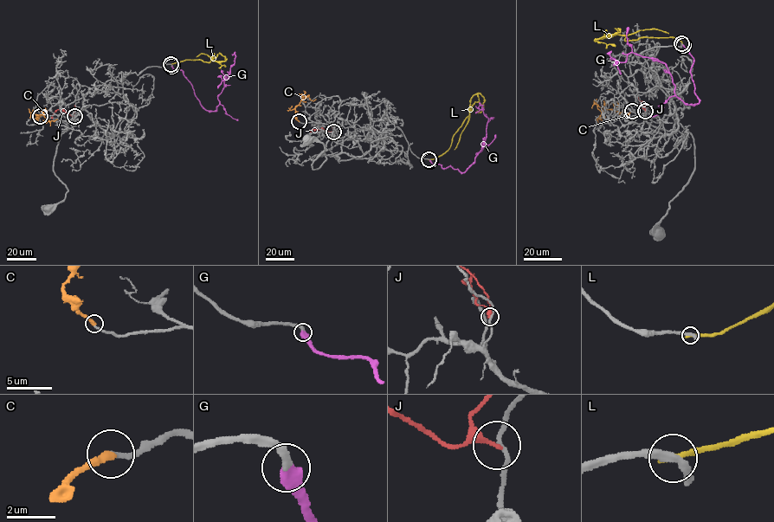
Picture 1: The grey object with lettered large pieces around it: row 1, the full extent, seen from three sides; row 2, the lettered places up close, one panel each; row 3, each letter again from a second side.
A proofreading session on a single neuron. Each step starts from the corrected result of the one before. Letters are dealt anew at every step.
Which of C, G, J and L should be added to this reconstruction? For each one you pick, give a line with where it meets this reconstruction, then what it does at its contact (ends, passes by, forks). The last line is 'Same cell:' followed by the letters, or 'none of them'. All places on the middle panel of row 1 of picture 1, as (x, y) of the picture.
C: meets grey at (299, 121); it ends there
G: meets grey at (429, 160); it ends there
Same cell: C, G

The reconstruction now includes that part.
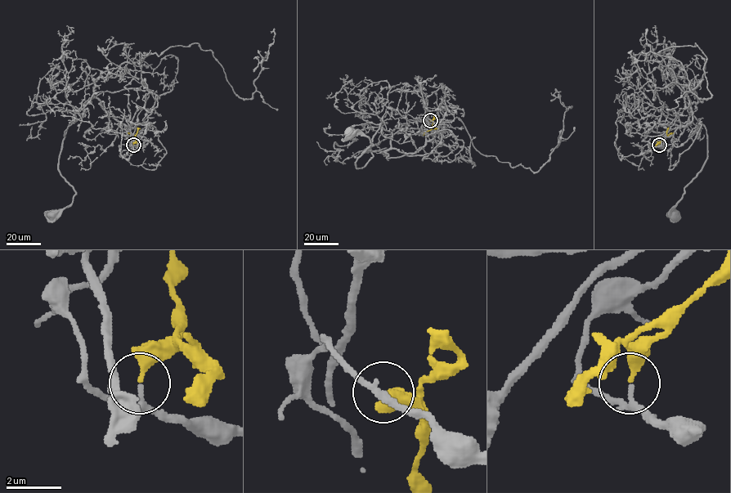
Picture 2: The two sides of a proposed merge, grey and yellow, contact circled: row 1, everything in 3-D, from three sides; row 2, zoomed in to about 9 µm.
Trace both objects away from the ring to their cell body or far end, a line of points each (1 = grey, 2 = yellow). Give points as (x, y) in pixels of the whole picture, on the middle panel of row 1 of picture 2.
1: (430, 119), (434, 139), (446, 145), (388, 159), (373, 151), (362, 168), (356, 161), (373, 145), (350, 132)
2: (430, 119), (432, 127), (423, 135)

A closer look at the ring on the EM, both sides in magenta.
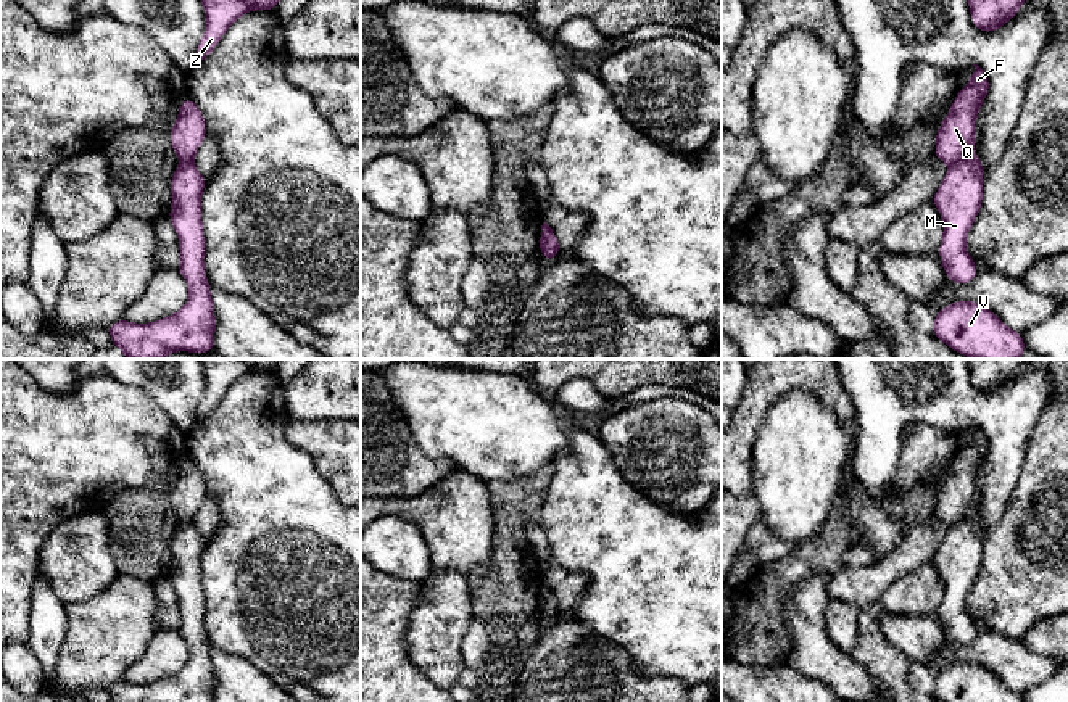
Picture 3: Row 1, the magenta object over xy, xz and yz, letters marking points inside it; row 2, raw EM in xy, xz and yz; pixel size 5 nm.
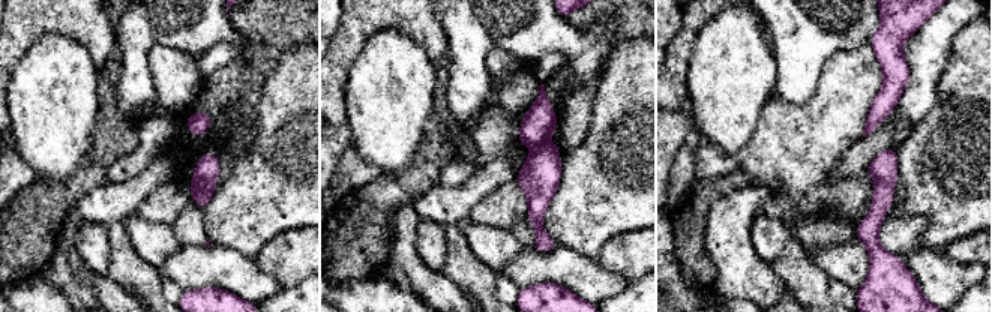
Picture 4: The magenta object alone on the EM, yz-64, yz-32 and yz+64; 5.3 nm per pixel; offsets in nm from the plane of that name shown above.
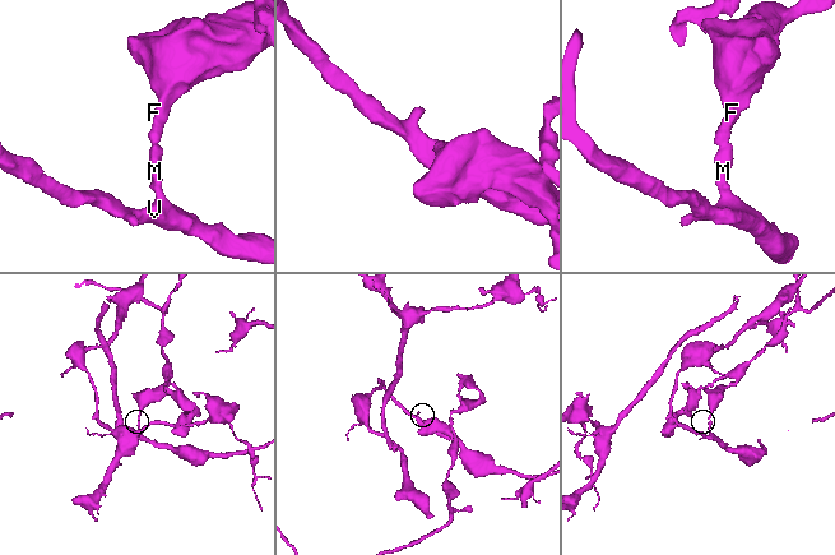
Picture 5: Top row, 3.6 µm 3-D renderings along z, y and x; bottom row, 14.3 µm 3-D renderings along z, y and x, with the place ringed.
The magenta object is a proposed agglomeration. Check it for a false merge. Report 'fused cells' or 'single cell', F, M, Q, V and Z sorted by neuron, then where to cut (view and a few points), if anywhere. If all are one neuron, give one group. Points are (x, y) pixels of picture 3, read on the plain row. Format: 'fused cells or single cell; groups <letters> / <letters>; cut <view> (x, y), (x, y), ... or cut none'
fused cells; groups F Q Z / M V; cut yz (972, 512), (951, 525)

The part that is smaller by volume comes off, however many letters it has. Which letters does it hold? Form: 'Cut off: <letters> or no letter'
Cut off: F, Q, Z

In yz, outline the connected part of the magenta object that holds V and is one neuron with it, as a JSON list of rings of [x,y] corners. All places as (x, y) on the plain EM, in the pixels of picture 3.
[[[968,660],[936,673],[933,696],[941,702],[1023,702],[992,671]]]

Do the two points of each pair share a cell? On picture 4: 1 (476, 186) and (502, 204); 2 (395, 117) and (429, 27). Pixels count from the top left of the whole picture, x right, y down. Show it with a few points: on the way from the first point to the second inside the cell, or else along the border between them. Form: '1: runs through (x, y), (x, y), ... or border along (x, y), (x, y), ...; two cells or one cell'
1: border along (515, 179), (489, 192), (467, 218); two cells
2: border along (392, 27), (413, 38), (437, 68); two cells

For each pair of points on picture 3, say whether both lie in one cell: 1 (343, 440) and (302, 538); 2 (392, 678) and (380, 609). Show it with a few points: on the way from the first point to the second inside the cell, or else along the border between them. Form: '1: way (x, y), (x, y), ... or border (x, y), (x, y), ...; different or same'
1: border (303, 450), (343, 504); different
2: way (380, 660), (380, 627); same

